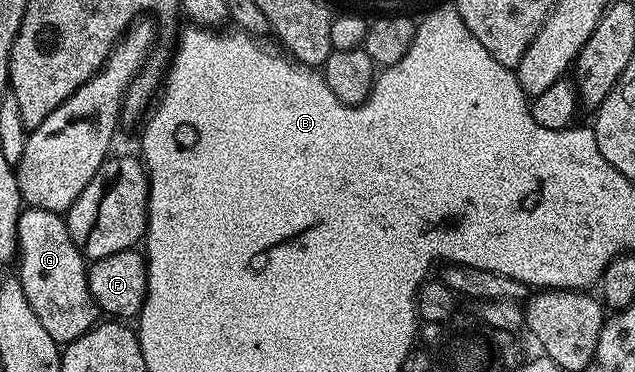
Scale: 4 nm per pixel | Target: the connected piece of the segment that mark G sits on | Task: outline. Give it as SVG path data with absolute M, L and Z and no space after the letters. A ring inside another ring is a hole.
M38 207L22 210L17 222L16 263L16 278L21 280L35 317L39 317L43 329L51 333L57 344L75 341L97 326L99 308L89 292L87 260L71 241L64 218L58 212Z

